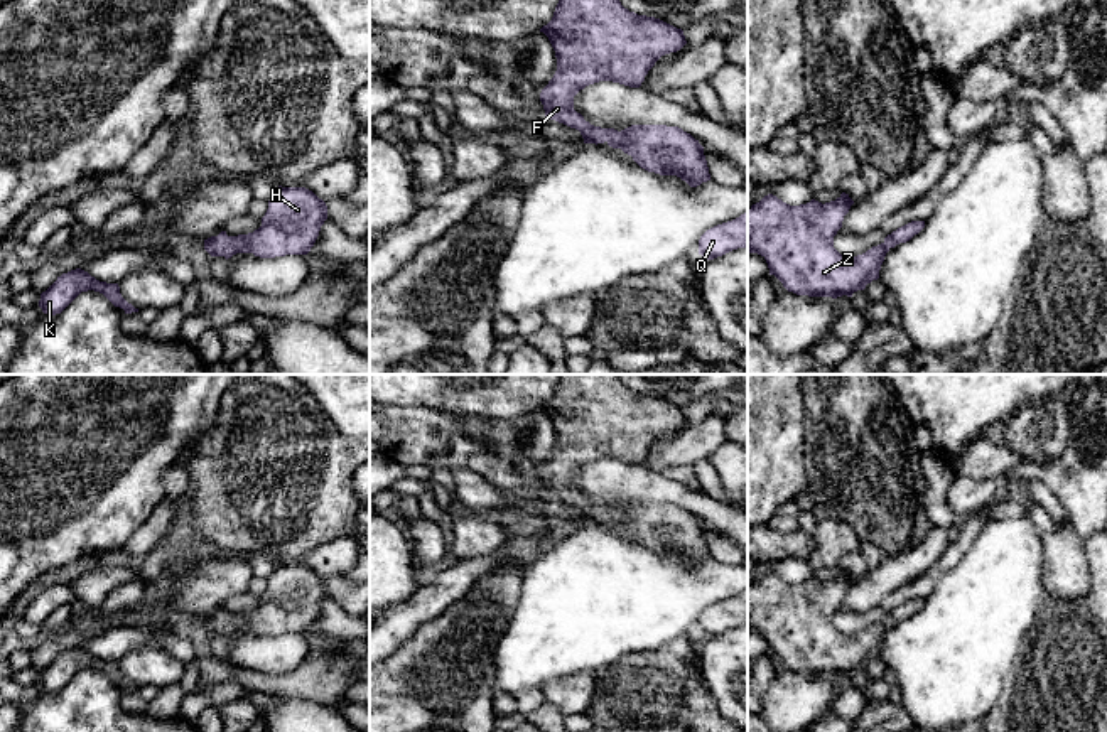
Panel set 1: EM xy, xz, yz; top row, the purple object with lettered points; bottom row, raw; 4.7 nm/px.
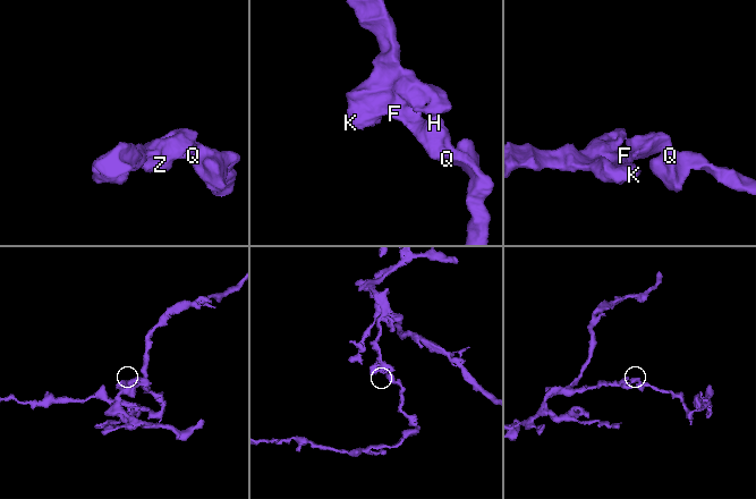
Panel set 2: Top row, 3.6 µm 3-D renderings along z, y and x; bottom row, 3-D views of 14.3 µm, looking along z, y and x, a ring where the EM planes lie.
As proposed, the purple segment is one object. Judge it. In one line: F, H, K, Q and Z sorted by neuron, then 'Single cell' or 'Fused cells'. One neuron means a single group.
Groups: F H K Q Z. Single cell

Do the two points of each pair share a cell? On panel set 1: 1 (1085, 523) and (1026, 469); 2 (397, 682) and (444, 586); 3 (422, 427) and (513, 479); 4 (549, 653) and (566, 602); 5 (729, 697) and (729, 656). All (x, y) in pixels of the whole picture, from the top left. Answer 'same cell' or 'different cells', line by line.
1: same cell
2: different cells
3: same cell
4: same cell
5: same cell

